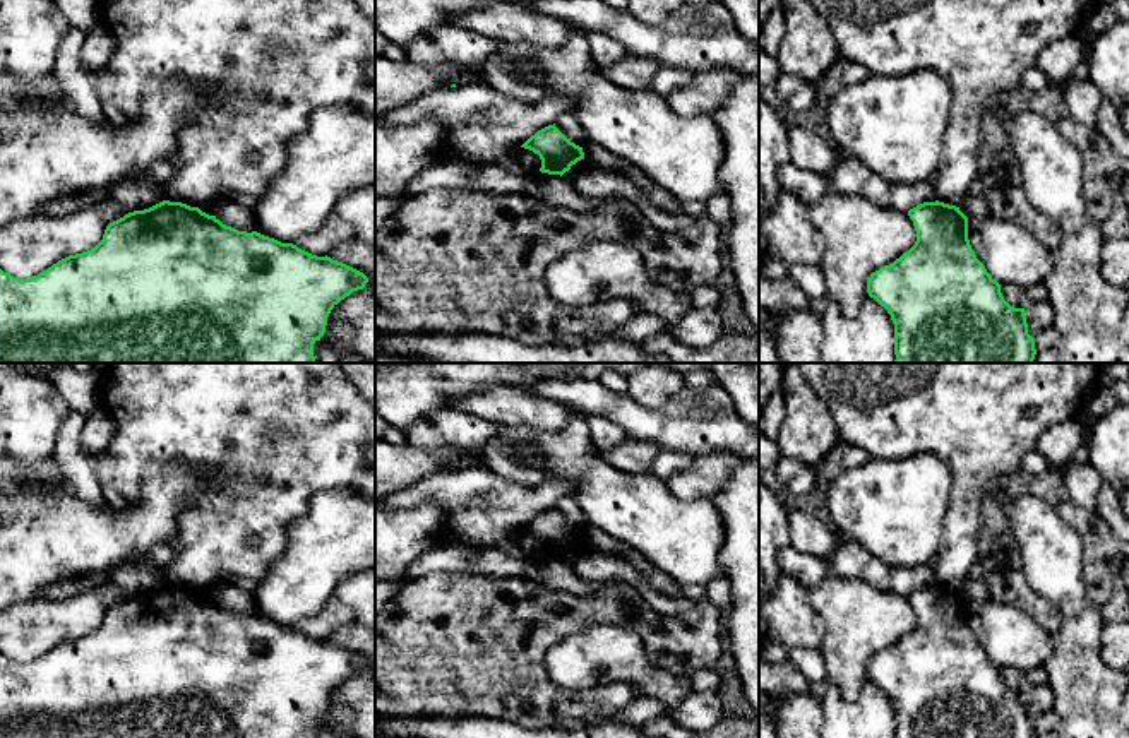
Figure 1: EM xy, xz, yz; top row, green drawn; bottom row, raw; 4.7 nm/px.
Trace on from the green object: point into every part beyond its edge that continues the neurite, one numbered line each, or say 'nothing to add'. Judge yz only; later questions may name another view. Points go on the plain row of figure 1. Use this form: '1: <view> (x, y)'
nothing to add

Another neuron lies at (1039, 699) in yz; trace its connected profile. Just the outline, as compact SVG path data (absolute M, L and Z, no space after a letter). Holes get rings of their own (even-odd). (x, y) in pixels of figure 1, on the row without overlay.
M1035 685L1024 688L1024 699L1028 707L1028 717L1035 721L1047 711L1052 711L1054 693L1048 685Z

